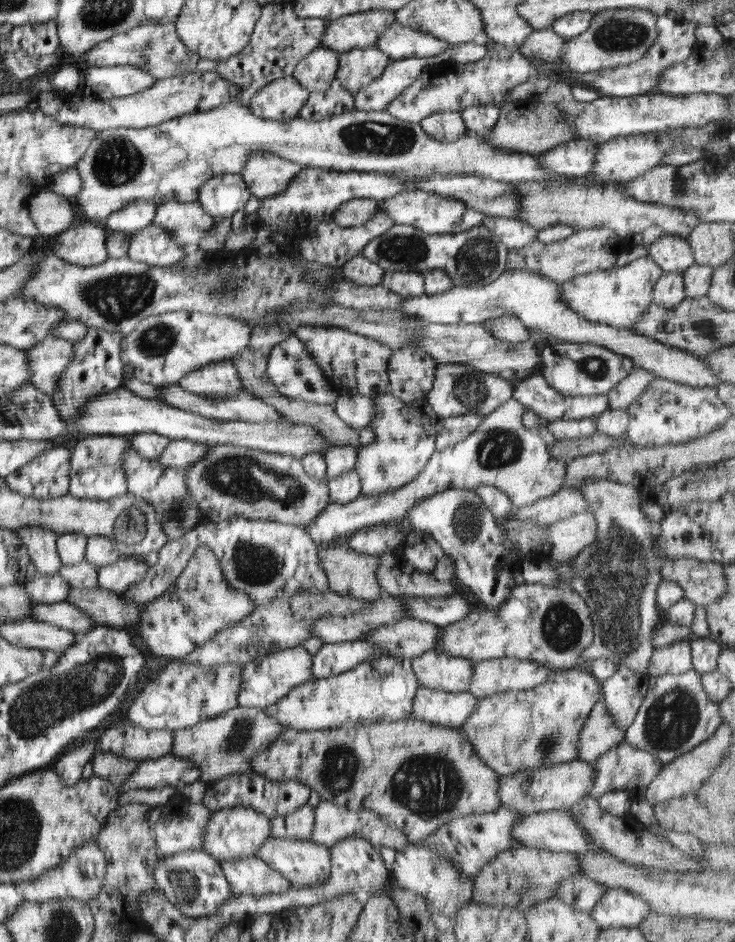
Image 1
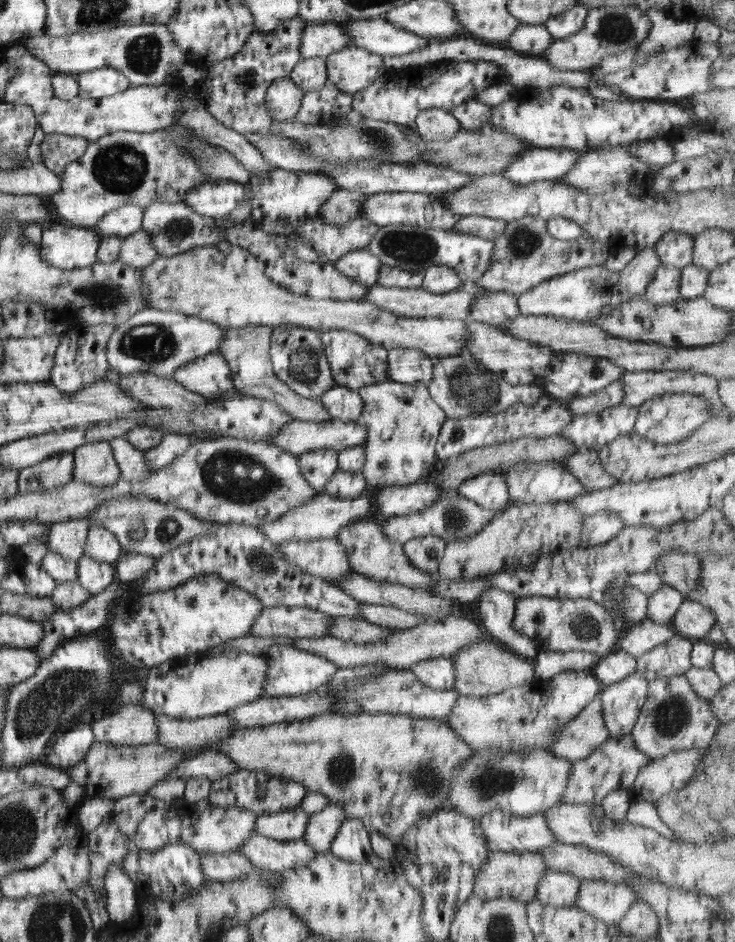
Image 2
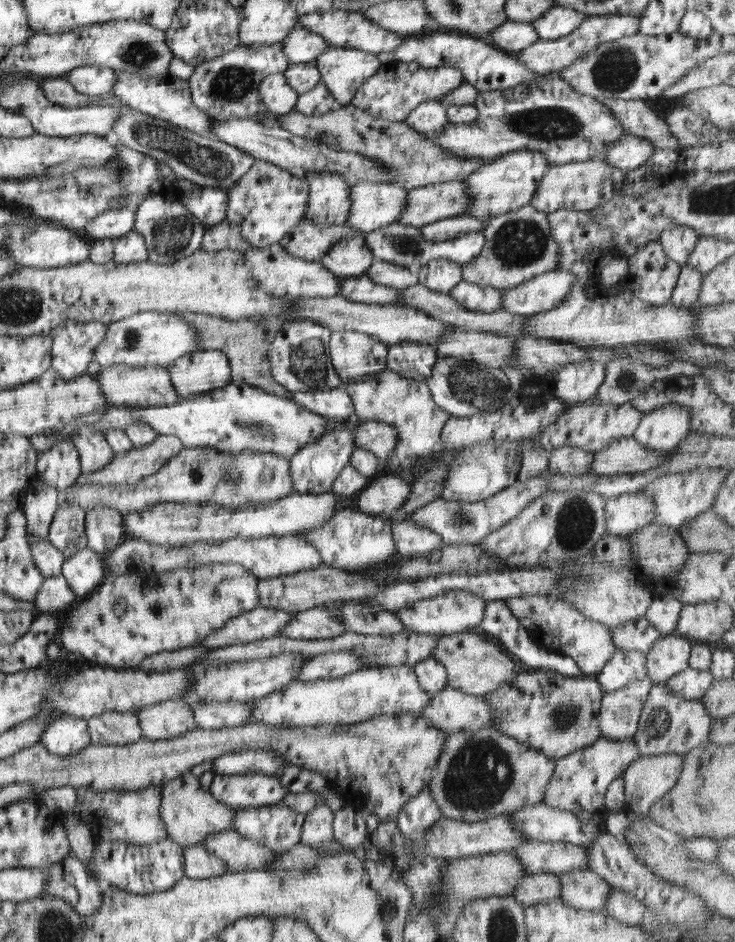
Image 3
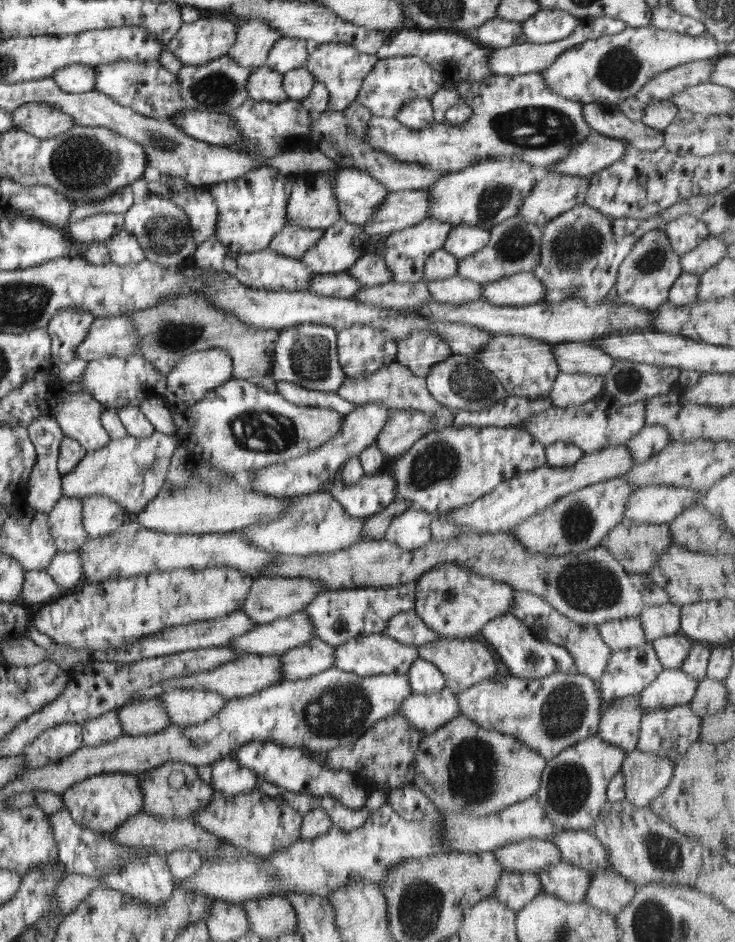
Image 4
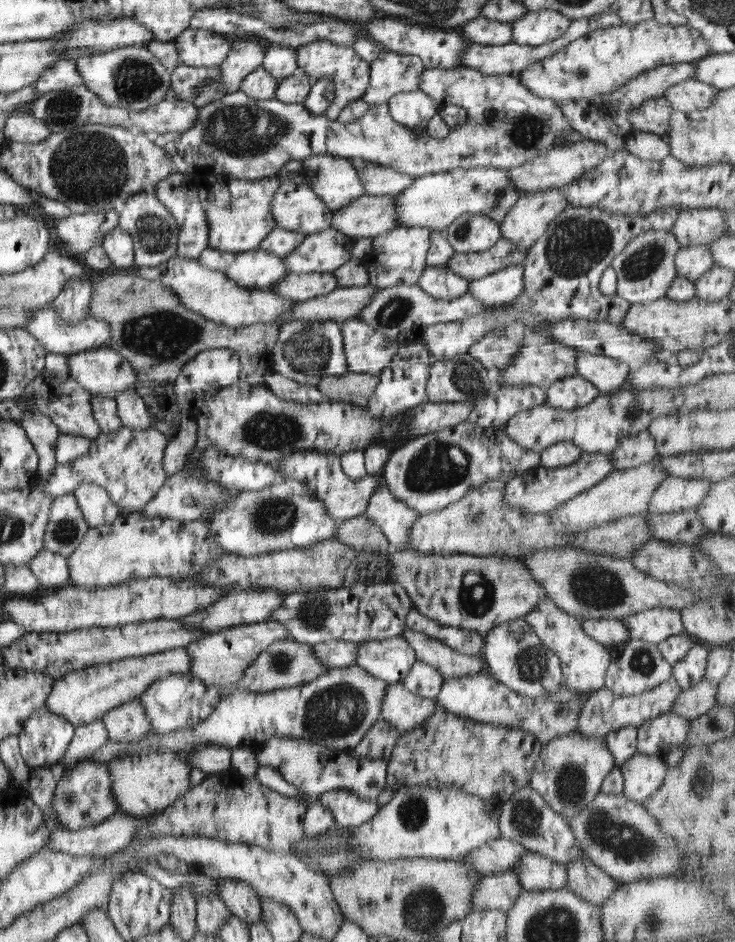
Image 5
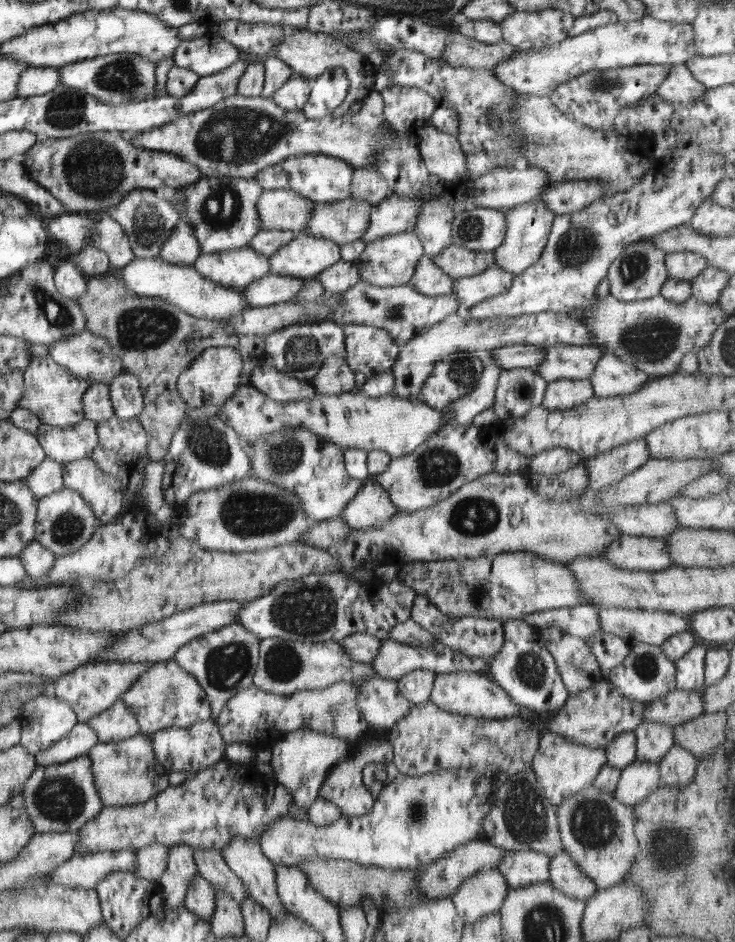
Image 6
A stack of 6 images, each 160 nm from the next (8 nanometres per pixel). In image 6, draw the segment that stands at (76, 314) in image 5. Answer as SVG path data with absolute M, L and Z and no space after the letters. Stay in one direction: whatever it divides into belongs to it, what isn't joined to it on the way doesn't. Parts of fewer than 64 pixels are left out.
M65 260L54 268L53 284L61 297L76 301L87 289L88 276L83 274L71 261Z

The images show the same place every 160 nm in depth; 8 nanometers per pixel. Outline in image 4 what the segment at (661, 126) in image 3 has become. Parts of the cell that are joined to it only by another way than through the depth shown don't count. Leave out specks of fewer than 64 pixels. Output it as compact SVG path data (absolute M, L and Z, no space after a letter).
M597 103L582 105L582 115L593 133L620 139L646 151L657 150L663 144L662 131L646 127L638 116L628 119L621 111L608 111Z

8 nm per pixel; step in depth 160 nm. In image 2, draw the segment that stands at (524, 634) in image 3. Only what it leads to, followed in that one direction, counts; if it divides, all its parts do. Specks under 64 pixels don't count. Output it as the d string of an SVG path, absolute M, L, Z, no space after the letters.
M495 587L485 589L477 601L477 614L488 637L499 645L509 646L514 654L532 661L537 655L534 645L512 628L516 599L514 594Z

